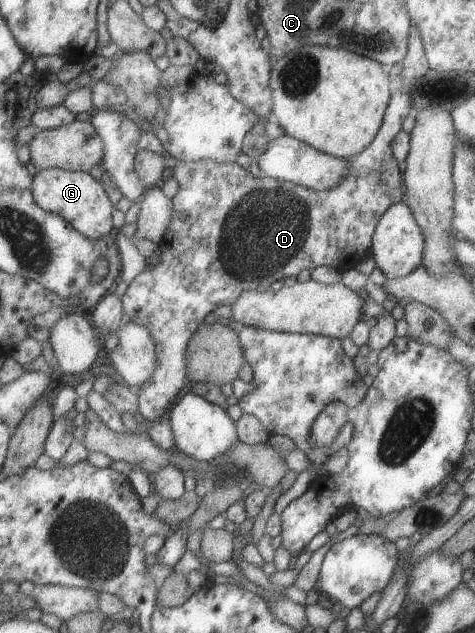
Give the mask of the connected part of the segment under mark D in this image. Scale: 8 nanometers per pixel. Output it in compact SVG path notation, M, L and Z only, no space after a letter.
M418 27L409 28L402 70L392 80L392 93L383 121L371 143L362 152L347 159L347 175L334 188L315 191L306 187L261 176L254 177L238 163L215 163L212 159L178 161L172 170L177 191L171 198L173 213L157 247L158 261L146 267L129 282L120 297L123 314L143 327L155 345L156 369L149 380L138 390L137 417L142 426L161 420L176 399L189 385L185 372L185 351L190 336L203 322L204 317L221 305L234 305L244 291L266 291L274 281L296 276L304 268L325 267L339 272L353 269L370 254L370 245L378 219L386 209L403 200L403 180L398 171L397 160L390 148L392 139L400 132L400 124L406 116L415 117L417 110L410 104L407 90L413 78L426 69L426 55Z

